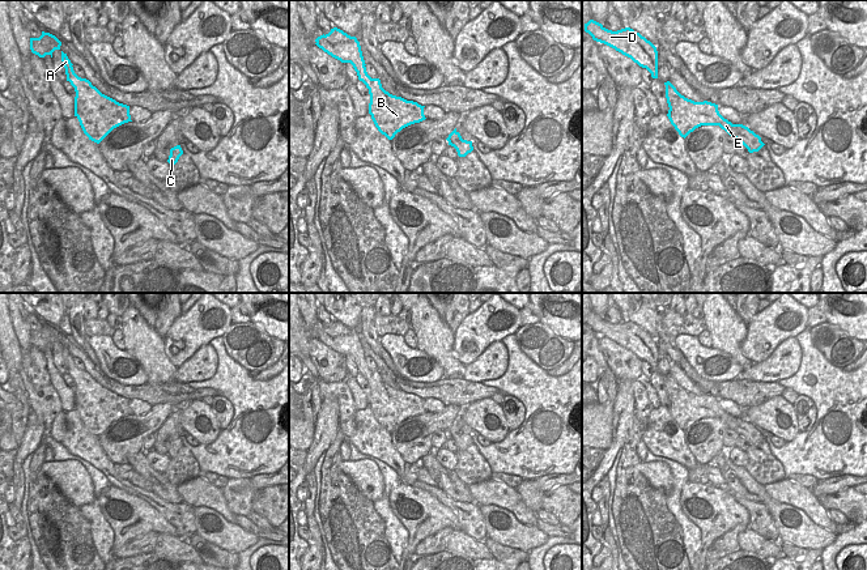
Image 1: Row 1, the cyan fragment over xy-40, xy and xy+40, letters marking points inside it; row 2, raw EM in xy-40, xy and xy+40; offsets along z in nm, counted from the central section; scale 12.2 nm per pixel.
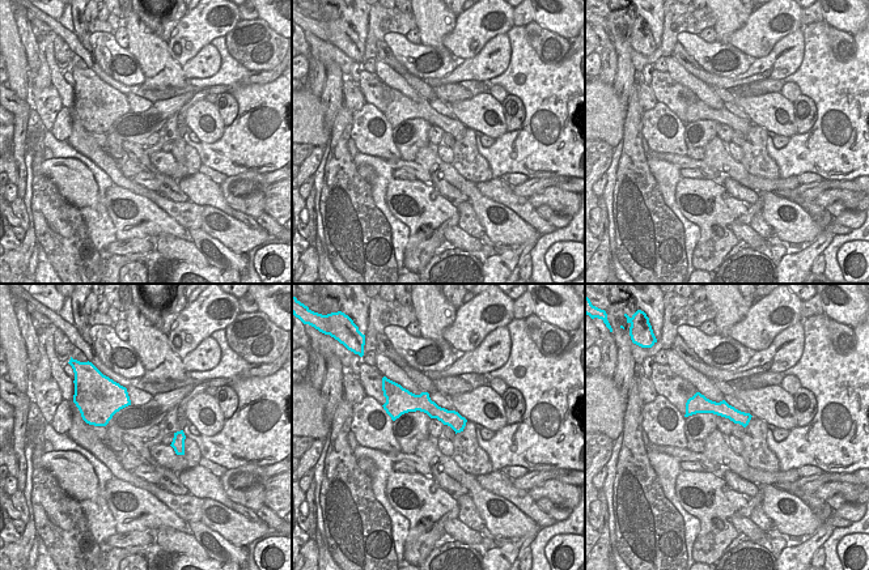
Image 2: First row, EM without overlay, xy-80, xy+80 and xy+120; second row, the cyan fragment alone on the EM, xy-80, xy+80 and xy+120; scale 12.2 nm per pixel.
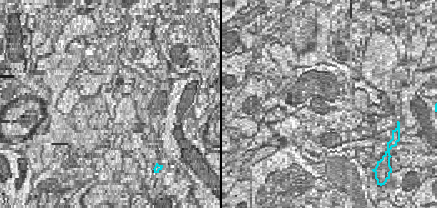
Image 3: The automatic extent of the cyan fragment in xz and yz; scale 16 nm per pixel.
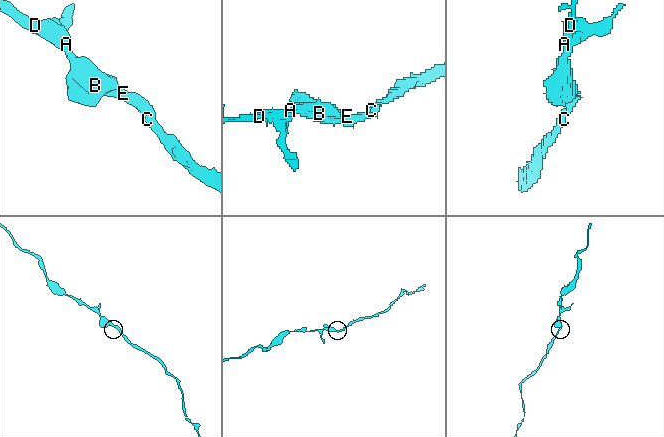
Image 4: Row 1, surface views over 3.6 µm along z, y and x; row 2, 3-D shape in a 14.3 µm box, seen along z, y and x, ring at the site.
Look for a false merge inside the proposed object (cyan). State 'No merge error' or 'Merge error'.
No merge error

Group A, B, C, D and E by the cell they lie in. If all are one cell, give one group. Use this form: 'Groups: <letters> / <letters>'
Groups: A B C D E

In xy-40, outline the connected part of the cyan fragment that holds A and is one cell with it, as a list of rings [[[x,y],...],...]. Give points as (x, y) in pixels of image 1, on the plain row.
[[[61,344],[67,374],[75,380],[75,409],[89,433],[99,437],[114,421],[132,414],[129,399],[102,387],[86,371],[78,370],[67,346]]]

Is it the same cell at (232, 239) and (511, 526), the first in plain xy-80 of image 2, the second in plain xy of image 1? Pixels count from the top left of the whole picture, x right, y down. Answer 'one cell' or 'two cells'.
one cell

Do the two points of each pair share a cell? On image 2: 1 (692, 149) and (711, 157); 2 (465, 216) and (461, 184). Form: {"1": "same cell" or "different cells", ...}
{"1": "different cells", "2": "different cells"}

